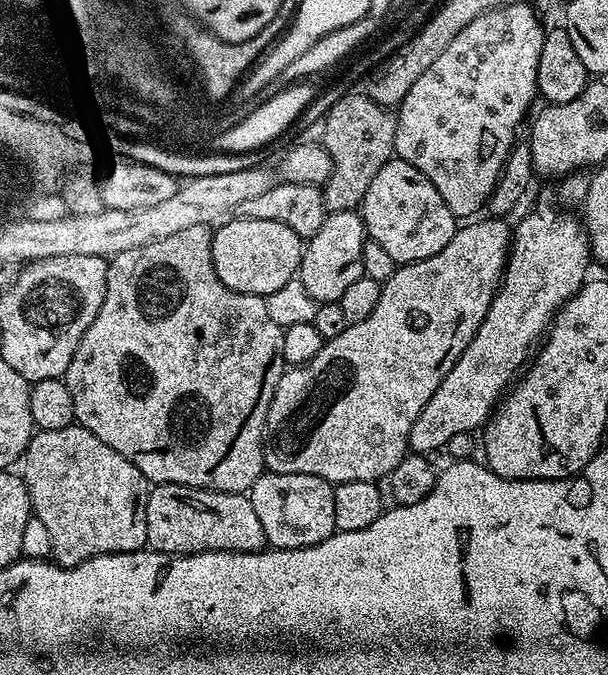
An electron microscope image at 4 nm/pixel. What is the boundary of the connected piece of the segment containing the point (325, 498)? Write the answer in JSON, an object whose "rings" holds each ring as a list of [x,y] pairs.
{"rings":[[[265,471],[250,489],[250,499],[262,522],[264,539],[273,548],[309,548],[336,531],[334,487],[317,476]]]}

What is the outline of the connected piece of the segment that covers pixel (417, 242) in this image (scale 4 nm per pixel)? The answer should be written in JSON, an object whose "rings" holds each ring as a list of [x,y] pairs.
{"rings":[[[399,158],[387,160],[382,170],[374,174],[374,182],[366,186],[364,201],[358,211],[364,218],[365,233],[378,242],[378,246],[382,246],[397,265],[412,264],[415,260],[438,254],[438,250],[454,238],[458,227],[458,218],[450,206],[442,202],[442,194],[434,190],[430,178],[414,170],[410,162]]]}

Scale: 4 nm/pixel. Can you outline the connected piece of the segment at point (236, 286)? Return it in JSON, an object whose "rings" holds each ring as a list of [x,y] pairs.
{"rings":[[[232,218],[221,223],[212,237],[212,261],[218,278],[230,290],[251,296],[270,296],[292,282],[303,257],[302,238],[282,222]]]}

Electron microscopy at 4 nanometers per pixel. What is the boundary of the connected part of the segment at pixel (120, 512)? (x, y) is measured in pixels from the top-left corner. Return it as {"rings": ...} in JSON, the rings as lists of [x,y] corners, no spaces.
{"rings":[[[73,422],[62,430],[37,431],[22,457],[22,475],[32,503],[32,511],[46,526],[52,539],[51,559],[62,568],[77,568],[95,556],[115,552],[138,552],[147,545],[146,502],[150,482],[118,450],[106,446],[102,438]]]}

